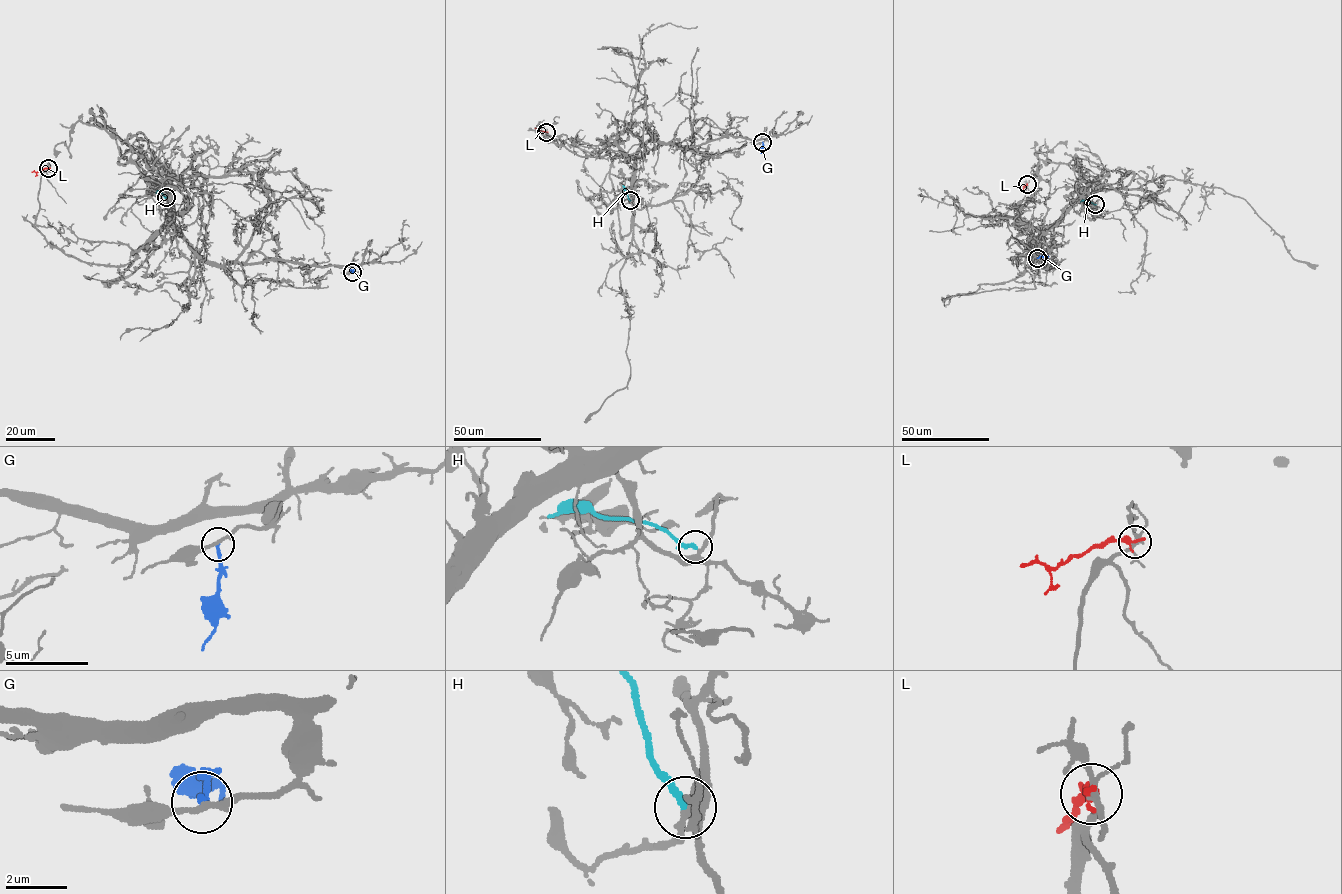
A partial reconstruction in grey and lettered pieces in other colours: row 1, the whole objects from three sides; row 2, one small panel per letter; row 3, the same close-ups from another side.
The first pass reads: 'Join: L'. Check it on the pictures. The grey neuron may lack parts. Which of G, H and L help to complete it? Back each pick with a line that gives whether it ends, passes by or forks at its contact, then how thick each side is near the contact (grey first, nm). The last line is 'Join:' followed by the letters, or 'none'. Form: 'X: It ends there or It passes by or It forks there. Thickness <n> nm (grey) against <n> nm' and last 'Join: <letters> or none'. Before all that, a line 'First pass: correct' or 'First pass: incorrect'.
First pass: incorrect
H: It ends there. Thickness 260 nm (grey) against 300 nm
Join: H

